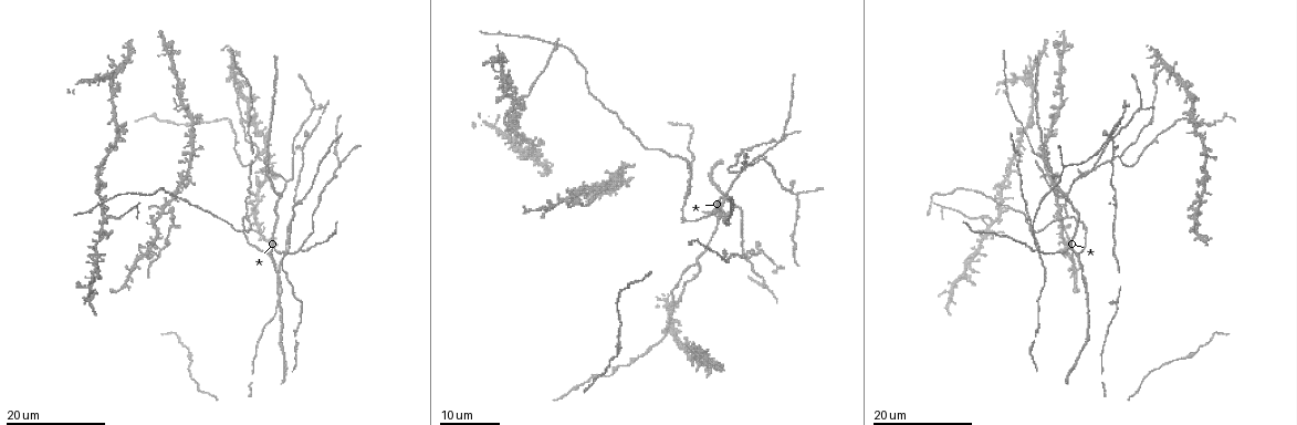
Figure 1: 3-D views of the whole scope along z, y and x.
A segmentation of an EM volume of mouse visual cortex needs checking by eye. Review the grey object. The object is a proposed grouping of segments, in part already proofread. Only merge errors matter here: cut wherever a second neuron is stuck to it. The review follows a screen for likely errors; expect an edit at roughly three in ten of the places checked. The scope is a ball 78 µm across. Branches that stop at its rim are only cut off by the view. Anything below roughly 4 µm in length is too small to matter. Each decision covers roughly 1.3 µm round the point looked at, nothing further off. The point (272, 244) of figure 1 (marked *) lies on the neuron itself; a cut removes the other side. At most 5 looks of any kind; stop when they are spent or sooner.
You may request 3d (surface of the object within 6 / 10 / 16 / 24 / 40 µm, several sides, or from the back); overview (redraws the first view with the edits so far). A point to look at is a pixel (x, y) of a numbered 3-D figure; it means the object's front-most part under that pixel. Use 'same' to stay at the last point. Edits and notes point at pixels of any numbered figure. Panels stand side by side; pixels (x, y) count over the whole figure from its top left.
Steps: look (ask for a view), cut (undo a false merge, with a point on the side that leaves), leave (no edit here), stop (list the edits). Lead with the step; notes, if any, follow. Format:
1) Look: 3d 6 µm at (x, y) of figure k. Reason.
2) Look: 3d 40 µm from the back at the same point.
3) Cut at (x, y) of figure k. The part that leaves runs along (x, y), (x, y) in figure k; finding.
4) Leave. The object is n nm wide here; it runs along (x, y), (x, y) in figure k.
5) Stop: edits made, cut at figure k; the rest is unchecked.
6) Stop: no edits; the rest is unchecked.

Look: 3d 16 µm at (798, 196) of figure 1. Three arms meet.

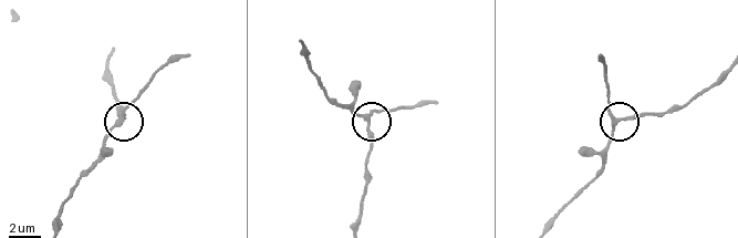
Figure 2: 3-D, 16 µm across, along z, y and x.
Look: 3d 10 µm at (119, 121) of figure 2. Zoom in.

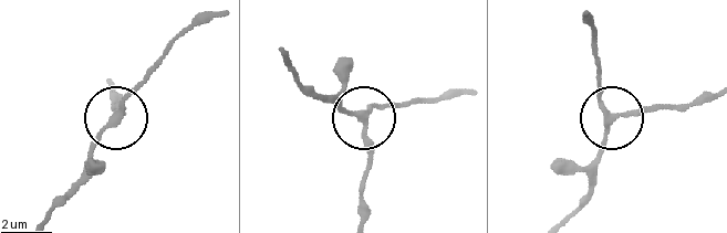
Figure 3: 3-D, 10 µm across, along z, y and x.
Leave. The object is 220 nm wide here; it runs along (42, 220), (80, 176), (124, 99), (161, 64) in figure 3; one neuron here.

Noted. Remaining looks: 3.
Look: 3d 16 µm at (1114, 150) of figure 1.

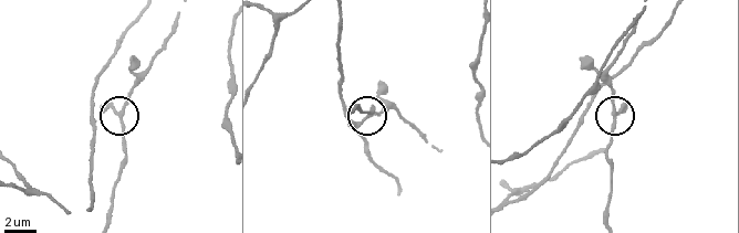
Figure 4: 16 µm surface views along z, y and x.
Look: 3d 10 µm at (616, 117) of figure 4. Closer look.

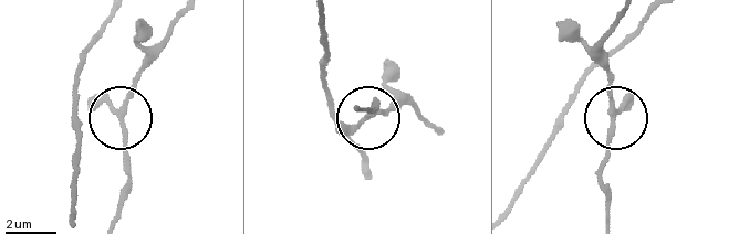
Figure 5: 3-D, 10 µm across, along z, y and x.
Leave. It runs along (325, 13), (325, 85), (344, 124), (399, 110) in figure 5; all the same neuron.

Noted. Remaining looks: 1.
Stop: no edits; the rest is unchecked.

